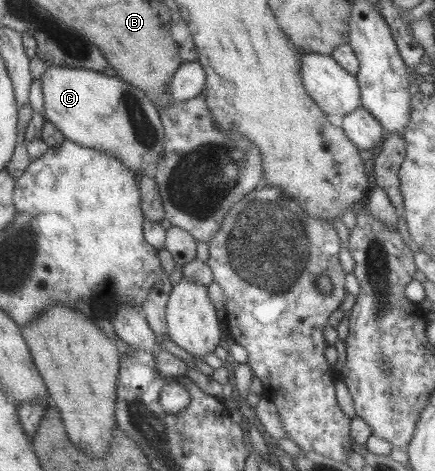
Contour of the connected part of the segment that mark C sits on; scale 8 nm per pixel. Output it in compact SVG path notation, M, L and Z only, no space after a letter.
M66 66L47 67L39 79L42 83L44 119L54 125L64 138L80 146L108 152L116 156L122 164L126 165L126 168L130 168L134 173L137 173L140 168L147 174L152 173L164 146L163 126L159 119L158 109L146 99L146 94L142 90L116 76Z

